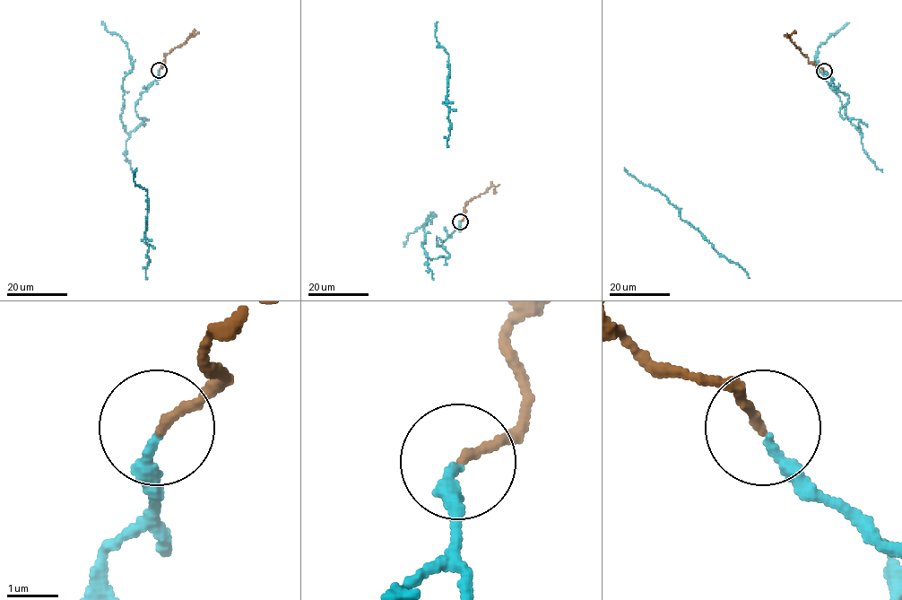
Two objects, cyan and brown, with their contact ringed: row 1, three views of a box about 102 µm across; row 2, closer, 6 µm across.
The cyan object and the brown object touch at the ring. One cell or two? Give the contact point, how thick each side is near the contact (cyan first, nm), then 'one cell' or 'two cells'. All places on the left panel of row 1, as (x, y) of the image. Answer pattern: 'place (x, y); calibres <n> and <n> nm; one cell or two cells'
place (159, 70); calibres 240 and 180 nm; one cell

